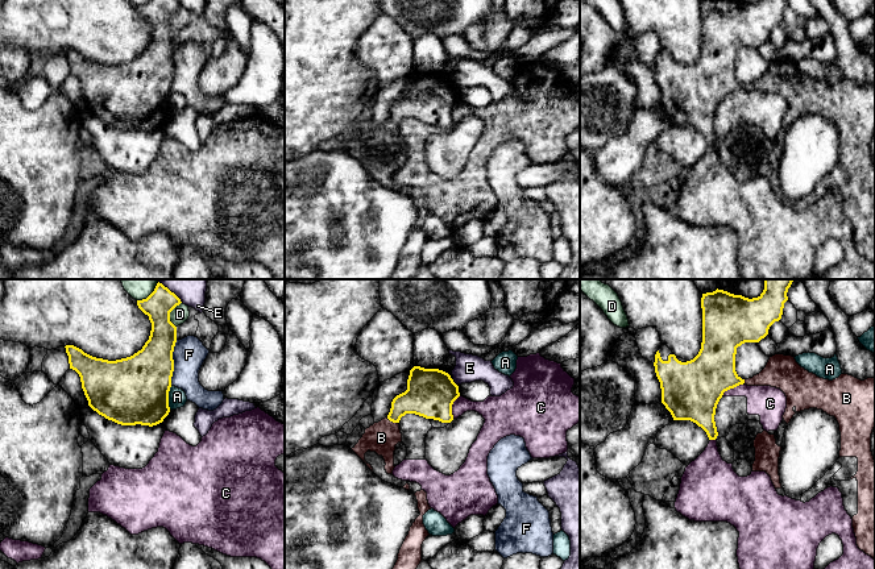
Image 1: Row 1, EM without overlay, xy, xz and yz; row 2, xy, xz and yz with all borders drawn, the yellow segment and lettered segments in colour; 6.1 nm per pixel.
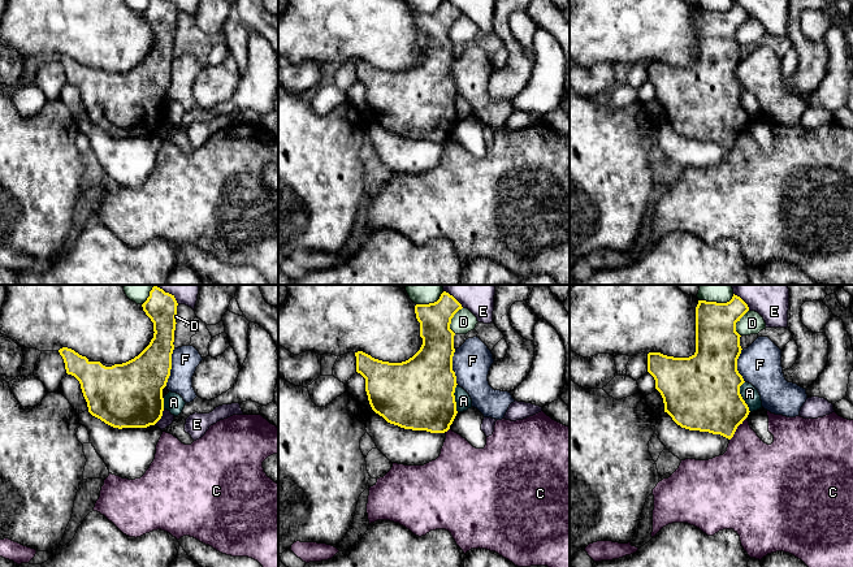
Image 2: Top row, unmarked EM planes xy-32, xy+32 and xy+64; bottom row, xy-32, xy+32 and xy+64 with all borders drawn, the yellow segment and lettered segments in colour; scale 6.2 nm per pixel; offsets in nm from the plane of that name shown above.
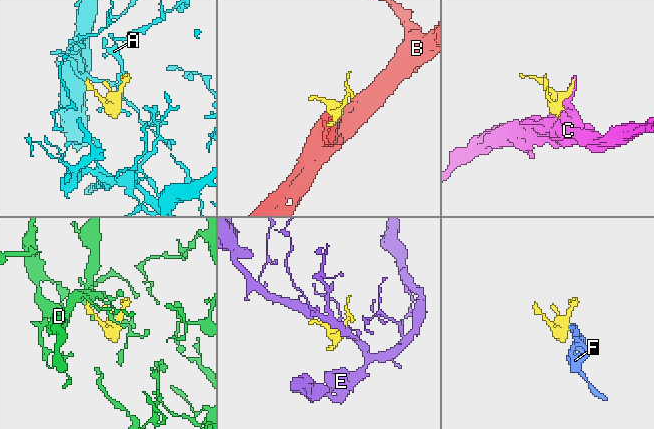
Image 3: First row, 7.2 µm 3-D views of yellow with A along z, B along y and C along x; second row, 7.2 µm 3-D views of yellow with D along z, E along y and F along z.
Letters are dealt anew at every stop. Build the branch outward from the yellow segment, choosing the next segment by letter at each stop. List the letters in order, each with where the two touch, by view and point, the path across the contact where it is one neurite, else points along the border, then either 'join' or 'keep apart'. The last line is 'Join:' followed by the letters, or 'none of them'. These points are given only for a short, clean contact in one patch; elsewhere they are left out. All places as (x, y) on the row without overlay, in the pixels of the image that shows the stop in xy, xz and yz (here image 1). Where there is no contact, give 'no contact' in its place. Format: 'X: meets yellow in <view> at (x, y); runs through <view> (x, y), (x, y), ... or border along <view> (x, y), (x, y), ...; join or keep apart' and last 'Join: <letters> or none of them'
A: meets yellow in xy at (168, 103); keep apart
B: meets yellow in xz at (392, 125); join
C: meets yellow in yz at (732, 92); keep apart
D: meets yellow in xy at (169, 20); keep apart
E: meets yellow in xz at (455, 88); keep apart
F: meets yellow in xy at (173, 67); border along xy (177, 45), (173, 53), (170, 90); keep apart
Join: B

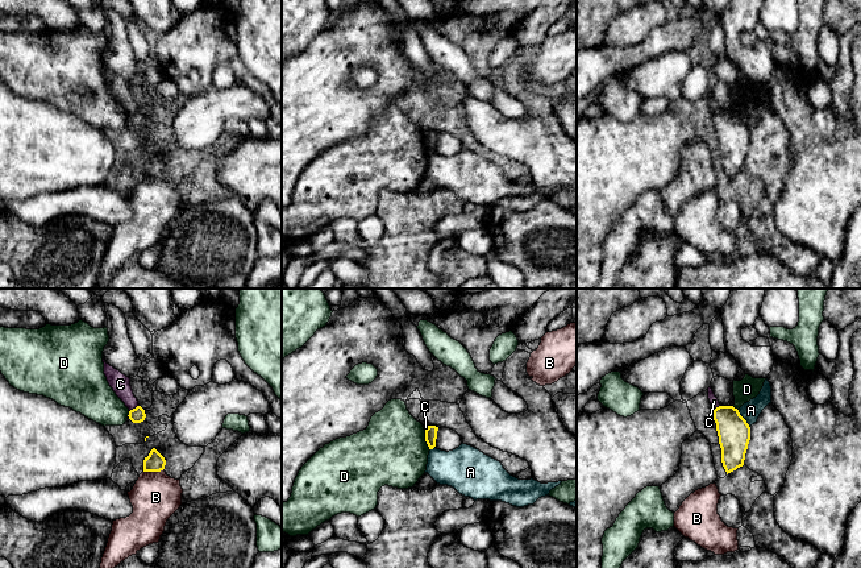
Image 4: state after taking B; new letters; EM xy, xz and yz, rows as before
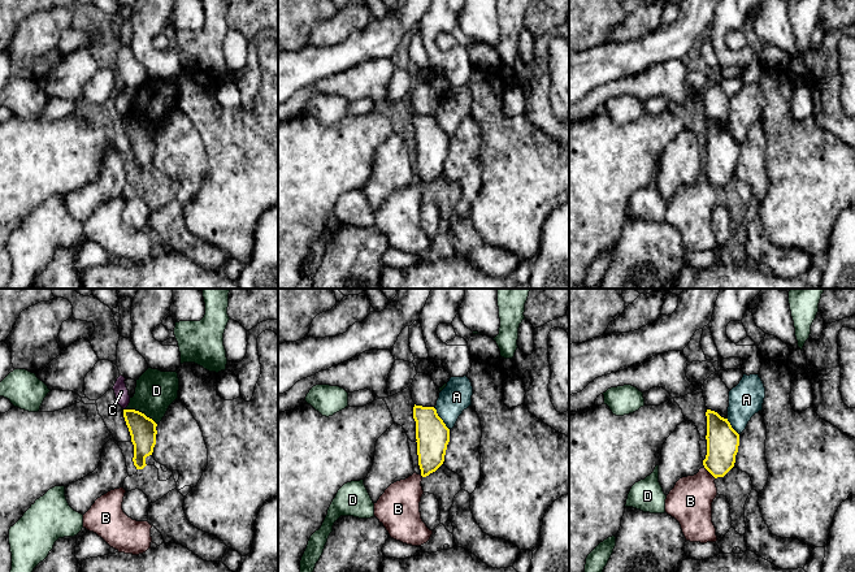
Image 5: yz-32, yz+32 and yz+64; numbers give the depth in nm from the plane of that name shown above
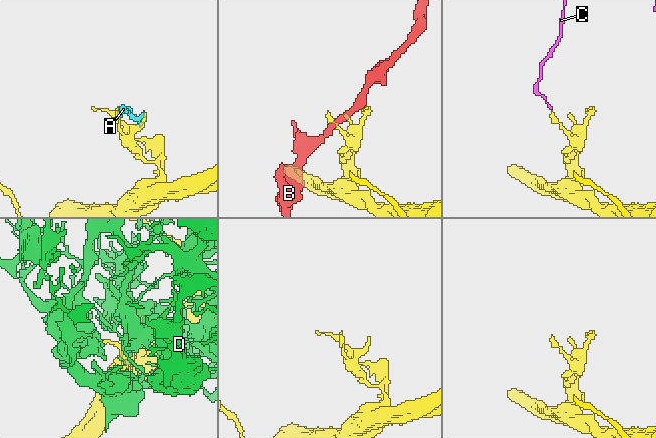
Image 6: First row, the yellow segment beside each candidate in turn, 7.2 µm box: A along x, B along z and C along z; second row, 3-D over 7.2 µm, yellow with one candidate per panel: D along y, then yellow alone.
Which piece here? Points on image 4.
A: meets yellow in yz at (744, 124); keep apart
B: meets yellow in xy at (153, 175); border along xy (163, 173), (144, 177); keep apart
C: meets yellow in xy at (133, 113); border along xy (138, 110), (129, 116); keep apart
D: meets yellow in xz at (425, 145); keep apart
Join: none of them

